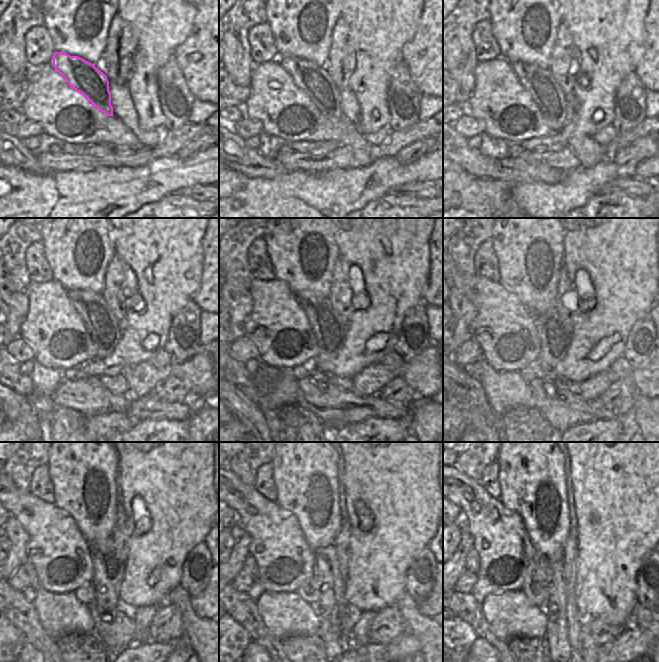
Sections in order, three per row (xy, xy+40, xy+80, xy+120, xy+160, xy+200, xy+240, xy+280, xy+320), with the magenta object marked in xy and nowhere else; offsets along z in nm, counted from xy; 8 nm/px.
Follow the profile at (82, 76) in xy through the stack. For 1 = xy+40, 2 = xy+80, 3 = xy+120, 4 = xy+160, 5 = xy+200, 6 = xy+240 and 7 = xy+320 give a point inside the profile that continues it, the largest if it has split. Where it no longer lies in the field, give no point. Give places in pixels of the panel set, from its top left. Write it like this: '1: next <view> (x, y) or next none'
1: next xy+40 (315, 82)
2: next xy+80 (545, 92)
3: next xy+120 (104, 330)
4: next xy+160 (326, 325)
5: next xy+200 (554, 336)
6: next xy+240 (108, 570)
7: next xy+320 (556, 631)

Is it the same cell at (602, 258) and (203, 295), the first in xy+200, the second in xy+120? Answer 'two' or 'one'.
two

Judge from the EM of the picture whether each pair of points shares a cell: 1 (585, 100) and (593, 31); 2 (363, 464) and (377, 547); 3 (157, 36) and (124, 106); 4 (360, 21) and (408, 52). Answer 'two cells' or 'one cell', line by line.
1: one cell
2: one cell
3: two cells
4: two cells

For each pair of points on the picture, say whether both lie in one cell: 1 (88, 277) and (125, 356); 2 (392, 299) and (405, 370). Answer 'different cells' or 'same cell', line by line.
1: different cells
2: different cells

